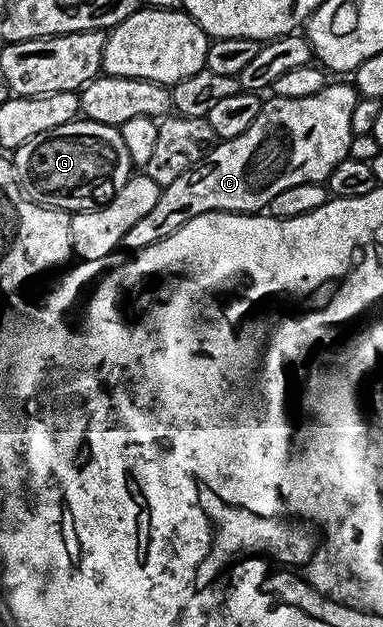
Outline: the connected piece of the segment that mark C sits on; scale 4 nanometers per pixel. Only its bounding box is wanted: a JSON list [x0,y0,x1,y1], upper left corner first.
[122,83,360,251]

